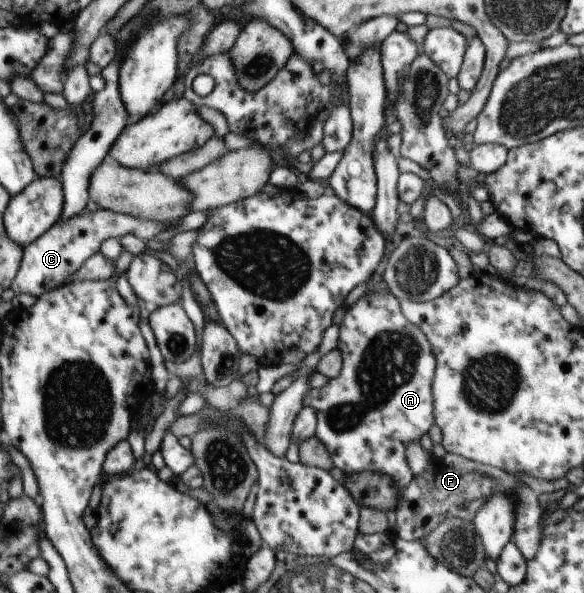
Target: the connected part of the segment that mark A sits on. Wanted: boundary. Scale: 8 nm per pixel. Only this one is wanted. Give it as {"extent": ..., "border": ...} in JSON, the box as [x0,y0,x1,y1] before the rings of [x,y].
{"extent":[301,291,434,505],"border":[[[368,291],[359,297],[343,314],[342,322],[338,325],[336,349],[338,349],[341,358],[341,367],[338,371],[338,376],[327,379],[326,384],[320,388],[308,389],[305,392],[305,396],[302,397],[301,406],[310,407],[316,413],[315,437],[327,450],[329,457],[331,458],[332,466],[341,470],[345,476],[350,475],[351,473],[359,473],[360,471],[368,470],[371,473],[382,473],[383,475],[390,477],[395,484],[399,486],[397,494],[400,496],[398,496],[398,500],[396,500],[397,505],[398,502],[400,502],[401,494],[405,489],[405,486],[413,479],[405,459],[405,446],[408,442],[418,441],[424,432],[428,432],[428,428],[430,428],[432,422],[434,422],[434,420],[432,420],[433,395],[431,392],[432,374],[434,374],[434,356],[432,356],[429,342],[426,340],[424,334],[418,330],[418,327],[413,325],[404,315],[404,311],[400,307],[397,297],[389,291],[384,291],[383,293],[378,293],[374,296],[372,291]]]}

